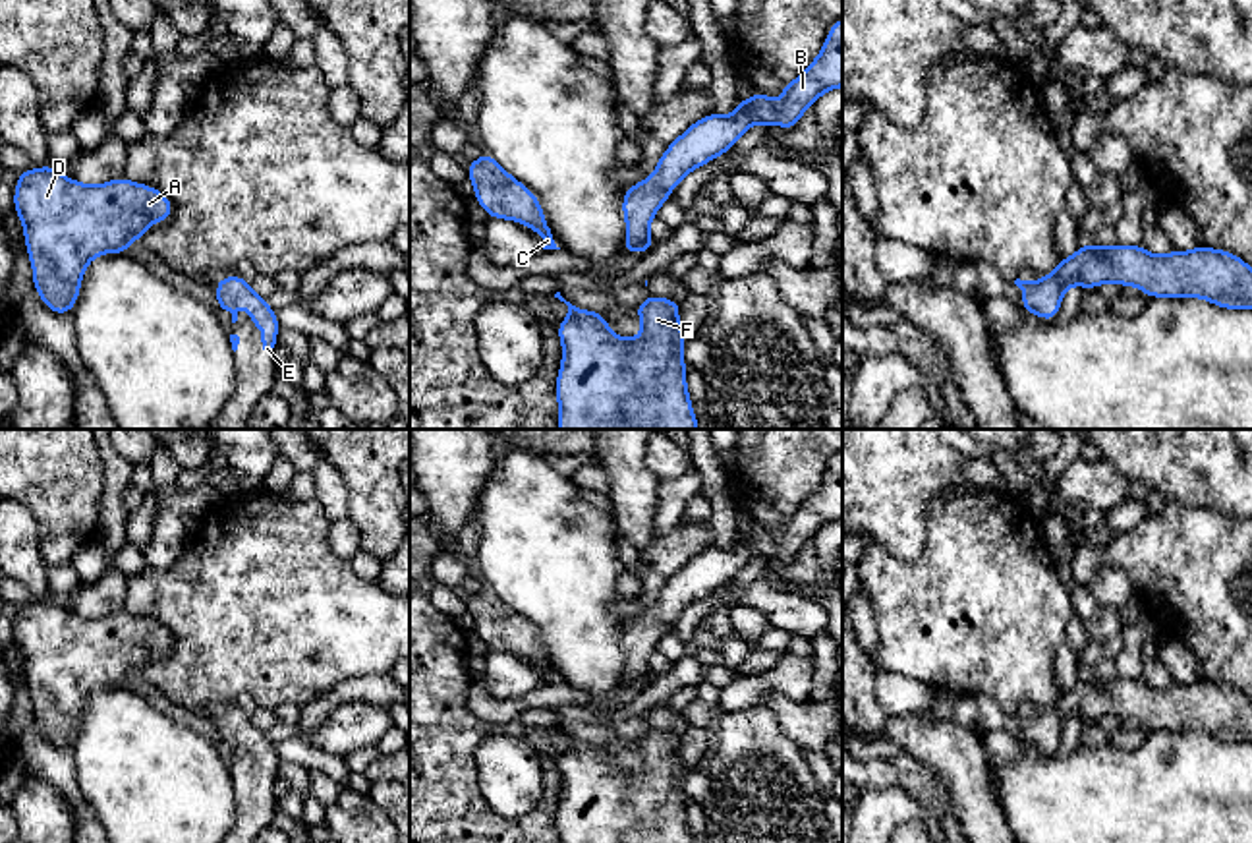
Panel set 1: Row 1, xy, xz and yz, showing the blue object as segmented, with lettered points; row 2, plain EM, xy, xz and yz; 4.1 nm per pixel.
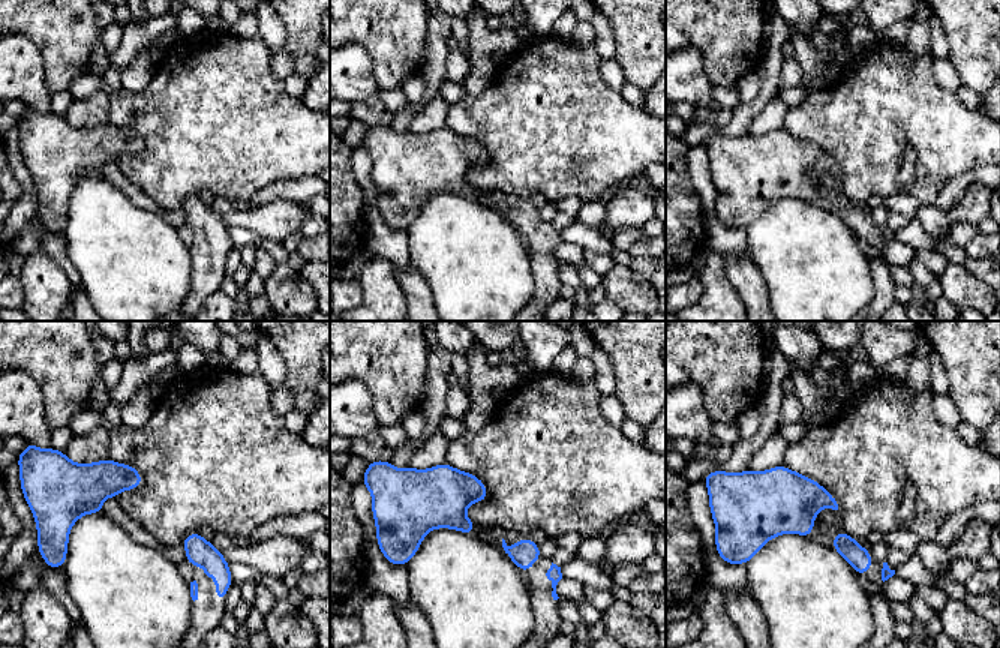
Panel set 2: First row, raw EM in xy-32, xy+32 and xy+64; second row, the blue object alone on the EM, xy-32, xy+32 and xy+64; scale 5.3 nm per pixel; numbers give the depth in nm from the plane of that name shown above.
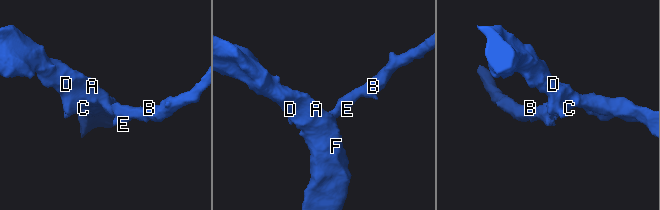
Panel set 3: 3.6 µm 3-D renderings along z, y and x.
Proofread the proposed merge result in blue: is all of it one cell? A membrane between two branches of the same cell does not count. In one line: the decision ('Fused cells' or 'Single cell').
Single cell

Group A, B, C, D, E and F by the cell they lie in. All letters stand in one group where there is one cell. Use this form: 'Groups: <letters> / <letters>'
Groups: A B C D E F

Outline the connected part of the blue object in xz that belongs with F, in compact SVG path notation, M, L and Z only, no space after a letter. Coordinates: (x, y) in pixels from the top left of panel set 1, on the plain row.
M560 725L555 727L555 731L558 731L560 735L564 735L568 739L568 750L564 754L558 756L556 760L556 766L558 766L558 771L560 771L560 777L562 777L562 795L560 795L560 802L558 802L558 810L556 810L556 816L555 816L555 829L558 833L558 843L694 843L692 841L692 831L690 831L690 826L688 826L688 816L686 816L686 795L684 795L684 775L688 771L688 768L680 762L680 756L678 756L678 748L680 748L680 735L676 733L669 733L669 731L659 731L655 727L649 725L647 733L640 739L634 739L632 742L636 744L636 748L641 752L641 768L636 770L636 771L624 771L624 770L616 770L607 752L603 750L601 744L587 744L587 742L582 742L582 741L576 741L572 739L570 735L566 735Z

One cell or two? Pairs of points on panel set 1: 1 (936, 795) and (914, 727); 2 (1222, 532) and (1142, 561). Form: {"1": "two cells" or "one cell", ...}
{"1": "two cells", "2": "one cell"}

